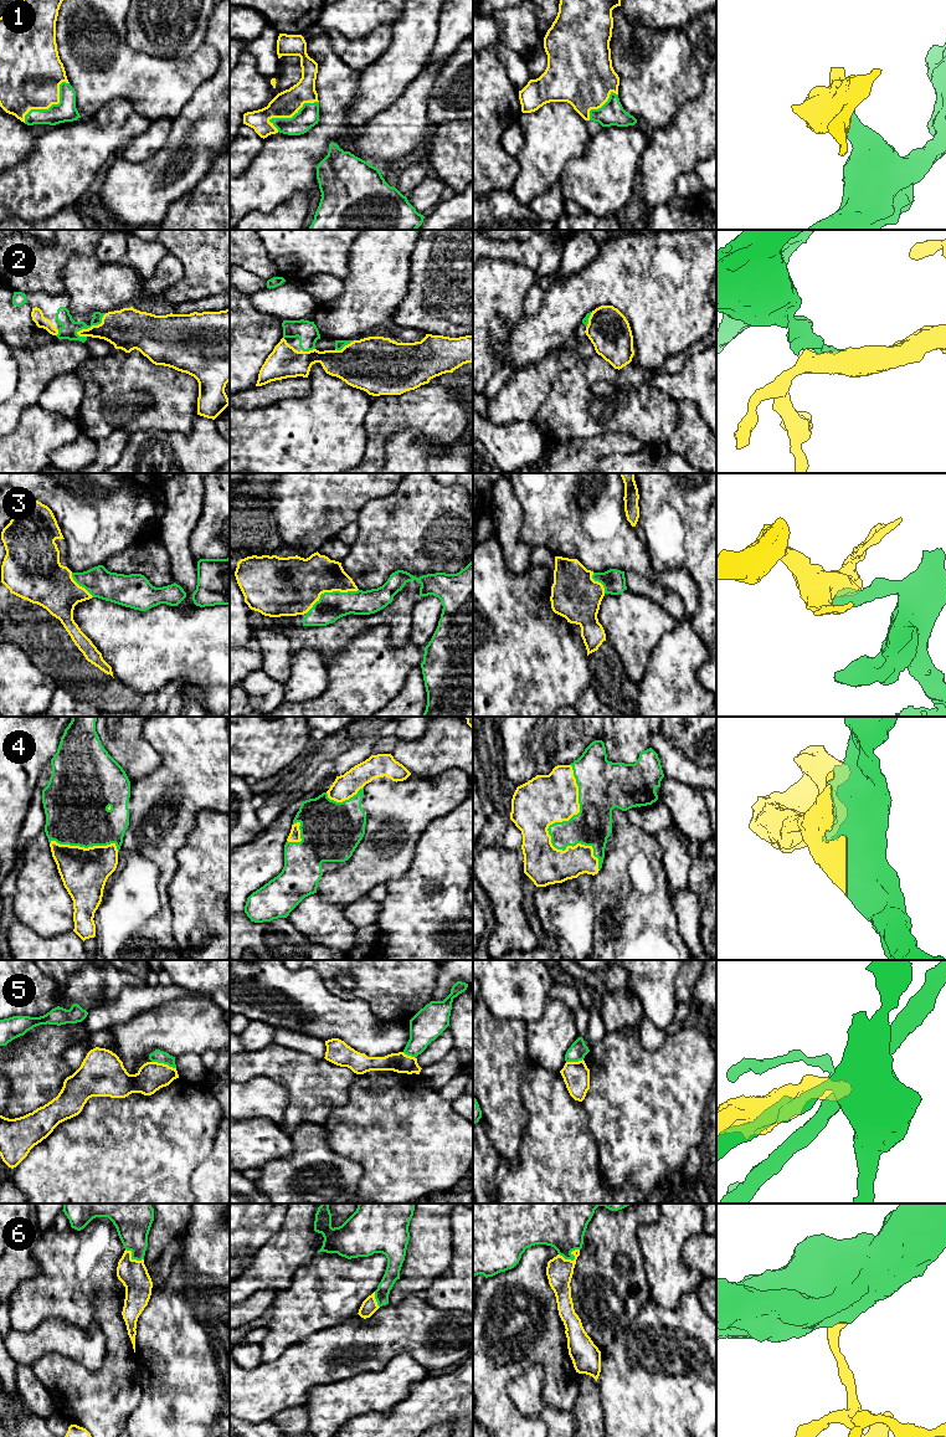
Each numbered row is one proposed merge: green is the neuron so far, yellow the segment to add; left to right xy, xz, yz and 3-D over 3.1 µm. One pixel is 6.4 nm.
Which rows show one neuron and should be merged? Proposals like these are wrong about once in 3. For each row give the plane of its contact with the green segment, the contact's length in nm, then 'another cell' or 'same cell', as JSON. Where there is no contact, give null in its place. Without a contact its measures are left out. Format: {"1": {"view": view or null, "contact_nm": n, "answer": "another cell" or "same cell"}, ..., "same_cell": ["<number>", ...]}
{"1": {"view": "xy", "contact_nm": 400, "answer": "same cell"}, "2": {"view": "xy", "contact_nm": 240, "answer": "same cell"}, "3": {"view": "xz", "contact_nm": 380, "answer": "same cell"}, "4": {"view": "yz", "contact_nm": 700, "answer": "same cell"}, "5": {"view": "xy", "contact_nm": 170, "answer": "another cell"}, "6": {"view": "yz", "contact_nm": 140, "answer": "same cell"}, "same_cell": ["1", "2", "3", "4", "6"]}

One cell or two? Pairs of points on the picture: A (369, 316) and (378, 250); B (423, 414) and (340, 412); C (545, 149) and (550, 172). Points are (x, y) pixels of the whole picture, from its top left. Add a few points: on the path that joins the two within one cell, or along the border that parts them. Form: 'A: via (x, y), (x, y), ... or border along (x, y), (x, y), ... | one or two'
A: via (370, 299), (378, 283), (378, 266) | one
B: border along (371, 403), (364, 421), (365, 441) | two
C: via (545, 154), (545, 167) | one

